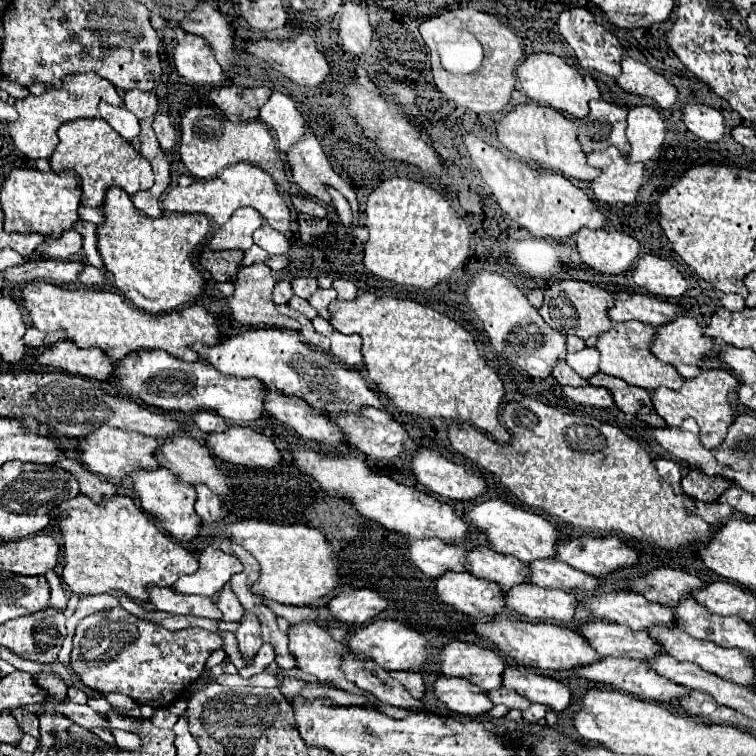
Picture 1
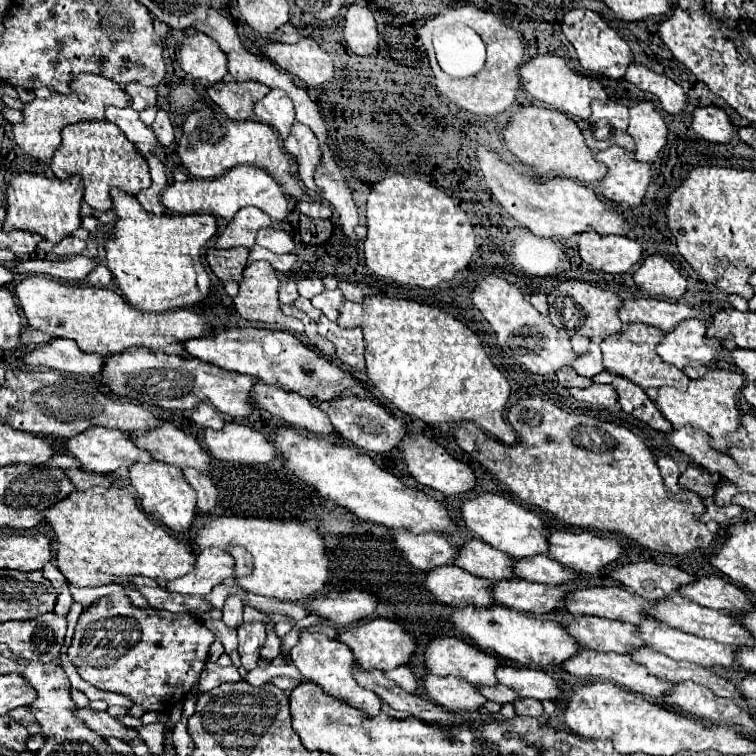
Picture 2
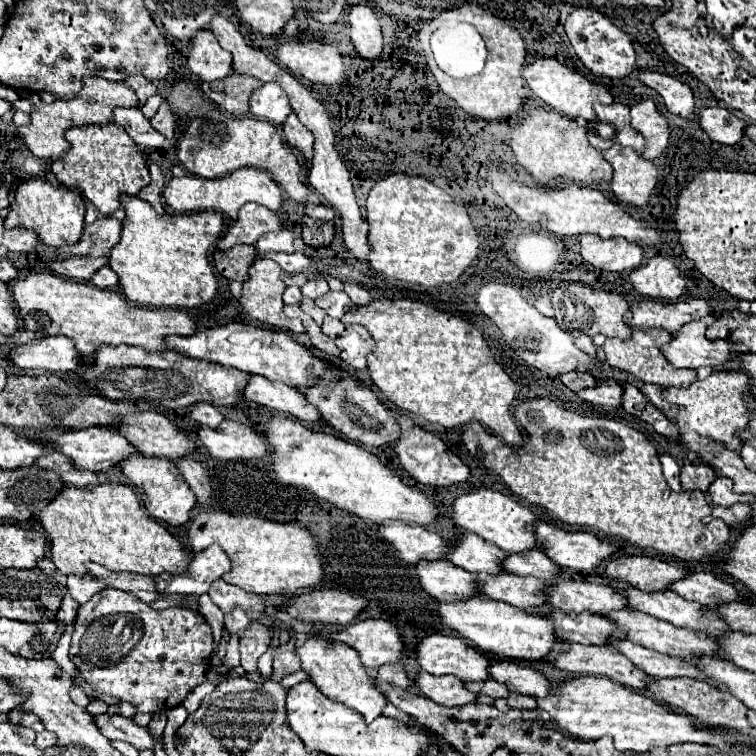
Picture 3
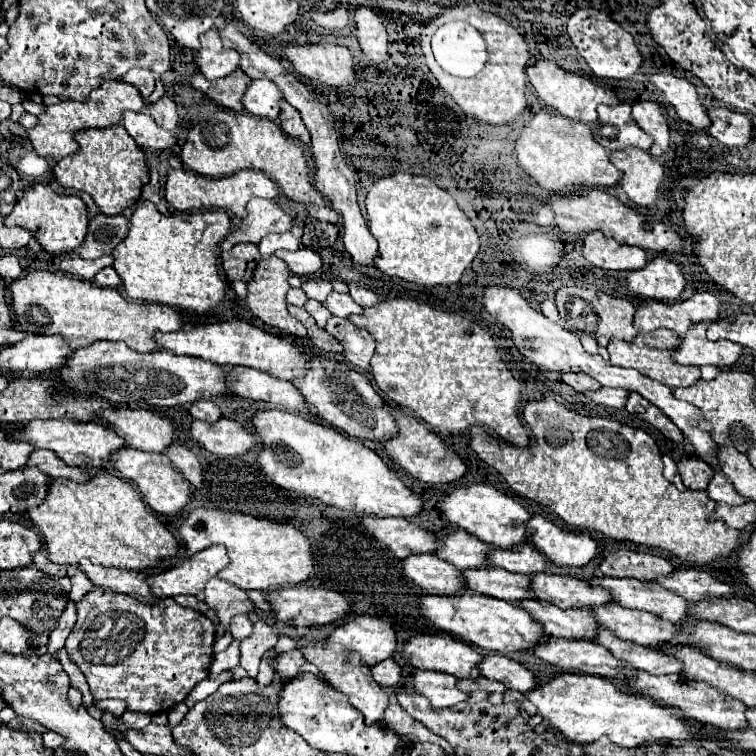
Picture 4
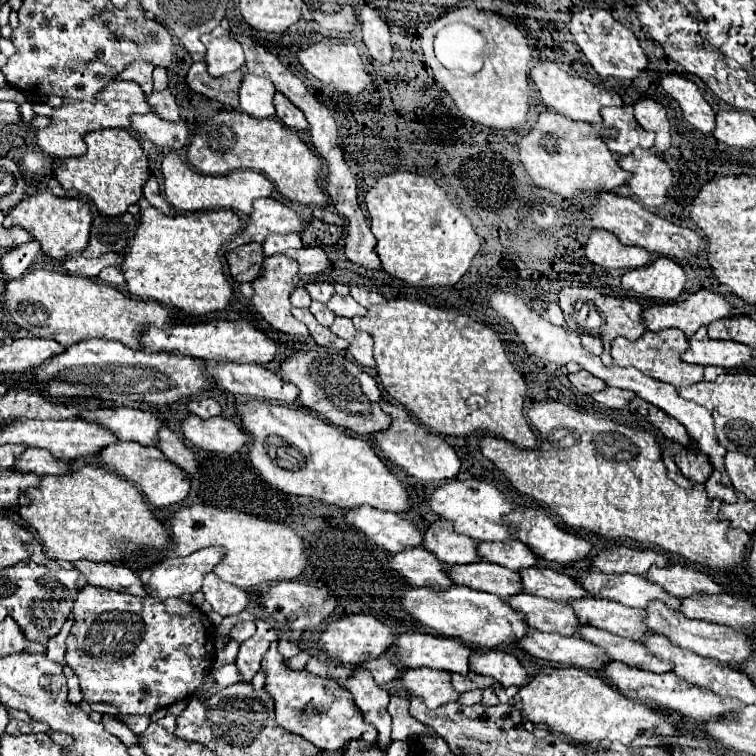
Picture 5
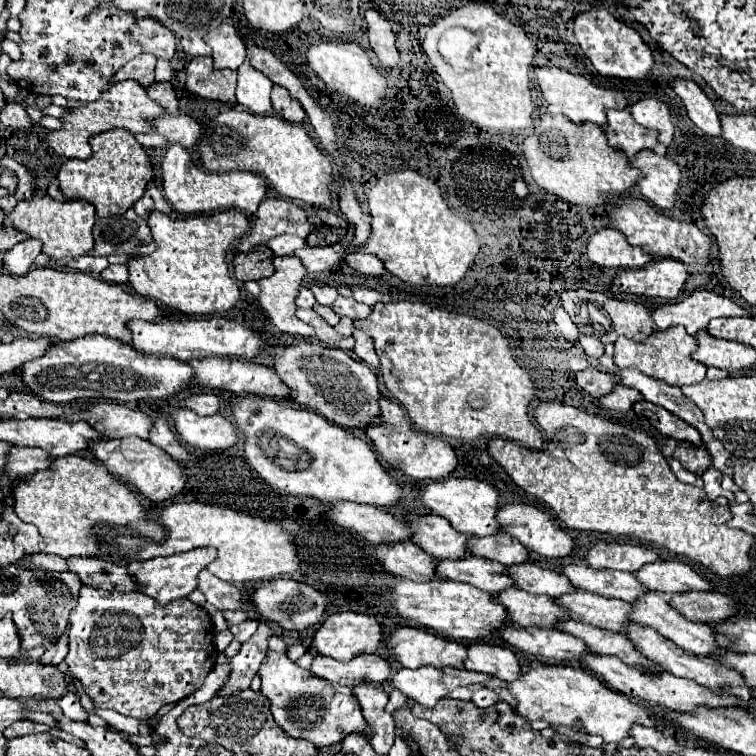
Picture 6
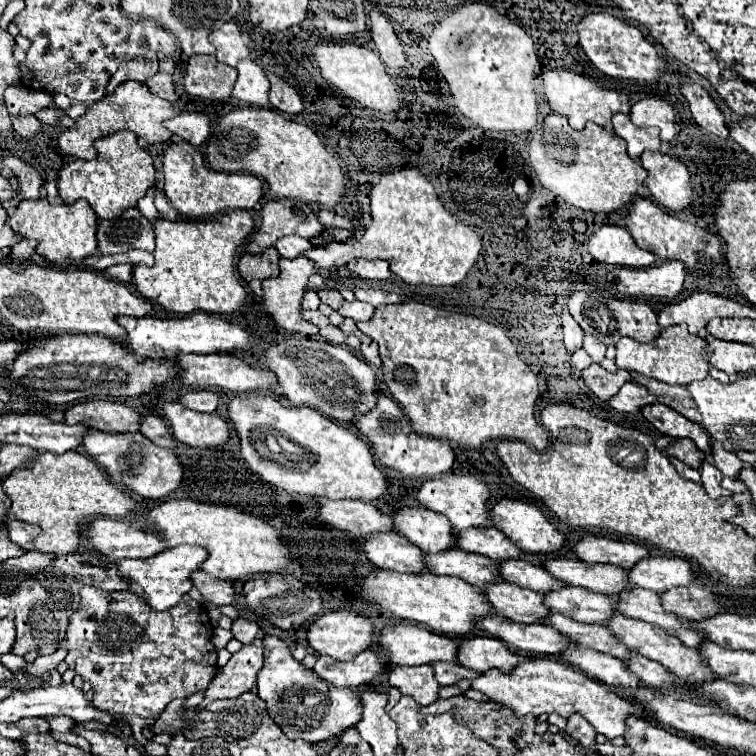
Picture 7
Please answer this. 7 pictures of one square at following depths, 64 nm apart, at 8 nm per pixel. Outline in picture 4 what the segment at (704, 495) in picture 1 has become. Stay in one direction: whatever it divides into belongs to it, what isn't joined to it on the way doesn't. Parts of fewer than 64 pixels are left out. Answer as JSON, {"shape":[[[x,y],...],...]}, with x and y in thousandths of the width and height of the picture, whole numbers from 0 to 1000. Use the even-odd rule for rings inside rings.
{"shape":[[[902,603],[897,608],[897,622],[902,638],[915,648],[934,648],[939,632],[944,630],[944,622],[923,603]]]}

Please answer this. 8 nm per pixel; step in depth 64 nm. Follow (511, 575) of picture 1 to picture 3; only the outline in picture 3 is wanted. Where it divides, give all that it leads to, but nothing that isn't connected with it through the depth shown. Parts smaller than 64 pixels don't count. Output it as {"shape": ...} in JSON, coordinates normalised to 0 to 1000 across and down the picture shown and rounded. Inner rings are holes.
{"shape":[[[614,704],[611,712],[603,714],[601,725],[593,728],[590,741],[595,741],[598,746],[619,754],[619,757],[646,757],[646,759],[656,759],[664,754],[661,741],[669,733],[661,730],[661,725],[656,725],[653,720],[646,720],[643,714],[638,714],[635,709],[624,706],[624,704]]]}

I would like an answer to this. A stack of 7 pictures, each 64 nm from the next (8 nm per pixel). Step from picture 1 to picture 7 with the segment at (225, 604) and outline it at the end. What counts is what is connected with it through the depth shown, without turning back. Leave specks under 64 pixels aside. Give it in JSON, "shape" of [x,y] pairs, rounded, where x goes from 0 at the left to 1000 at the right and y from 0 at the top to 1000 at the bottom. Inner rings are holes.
{"shape":[[[315,817],[310,825],[307,825],[307,839],[312,847],[317,847],[320,852],[333,852],[339,847],[339,839],[341,839],[341,825],[333,823],[333,820],[323,820],[323,817]]]}

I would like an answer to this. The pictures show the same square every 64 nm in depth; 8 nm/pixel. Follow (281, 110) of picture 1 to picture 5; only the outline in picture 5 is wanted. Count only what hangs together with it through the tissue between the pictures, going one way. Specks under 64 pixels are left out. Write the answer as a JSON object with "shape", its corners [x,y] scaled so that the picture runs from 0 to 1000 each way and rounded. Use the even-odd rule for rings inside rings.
{"shape":[[[320,87],[320,93],[323,103],[317,111],[317,143],[336,156],[360,156],[362,153],[360,127],[365,122],[360,106],[331,98],[325,87]]]}

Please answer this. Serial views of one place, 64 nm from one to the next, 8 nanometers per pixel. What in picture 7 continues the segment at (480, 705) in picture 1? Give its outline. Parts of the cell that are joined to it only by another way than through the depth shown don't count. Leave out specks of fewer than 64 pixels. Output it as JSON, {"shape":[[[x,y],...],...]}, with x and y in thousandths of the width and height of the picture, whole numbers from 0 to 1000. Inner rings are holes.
{"shape":[[[569,878],[558,881],[524,881],[516,886],[513,899],[532,918],[545,921],[553,931],[566,934],[579,923],[579,902]]]}

